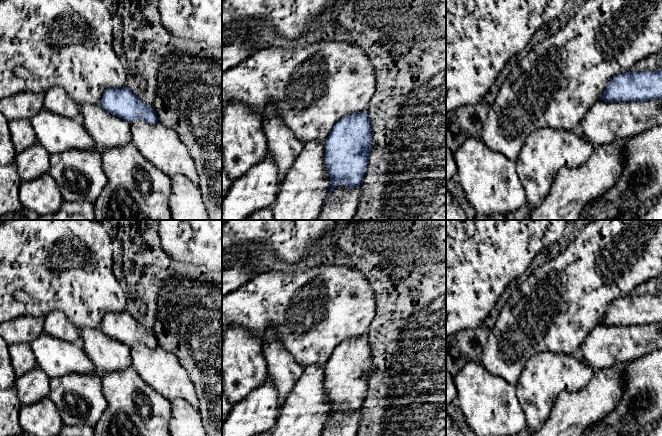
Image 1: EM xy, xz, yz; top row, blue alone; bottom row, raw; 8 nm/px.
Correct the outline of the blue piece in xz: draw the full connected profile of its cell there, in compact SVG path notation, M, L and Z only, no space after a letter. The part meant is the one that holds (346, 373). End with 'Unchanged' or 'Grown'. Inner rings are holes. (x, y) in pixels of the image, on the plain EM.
M367 335L341 342L324 368L324 386L331 406L328 420L341 407L350 413L362 408L372 369Z. Unchanged

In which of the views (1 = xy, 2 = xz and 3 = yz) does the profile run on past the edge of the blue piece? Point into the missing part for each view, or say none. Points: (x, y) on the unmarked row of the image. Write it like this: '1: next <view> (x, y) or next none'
1: next none
2: next none
3: next none

